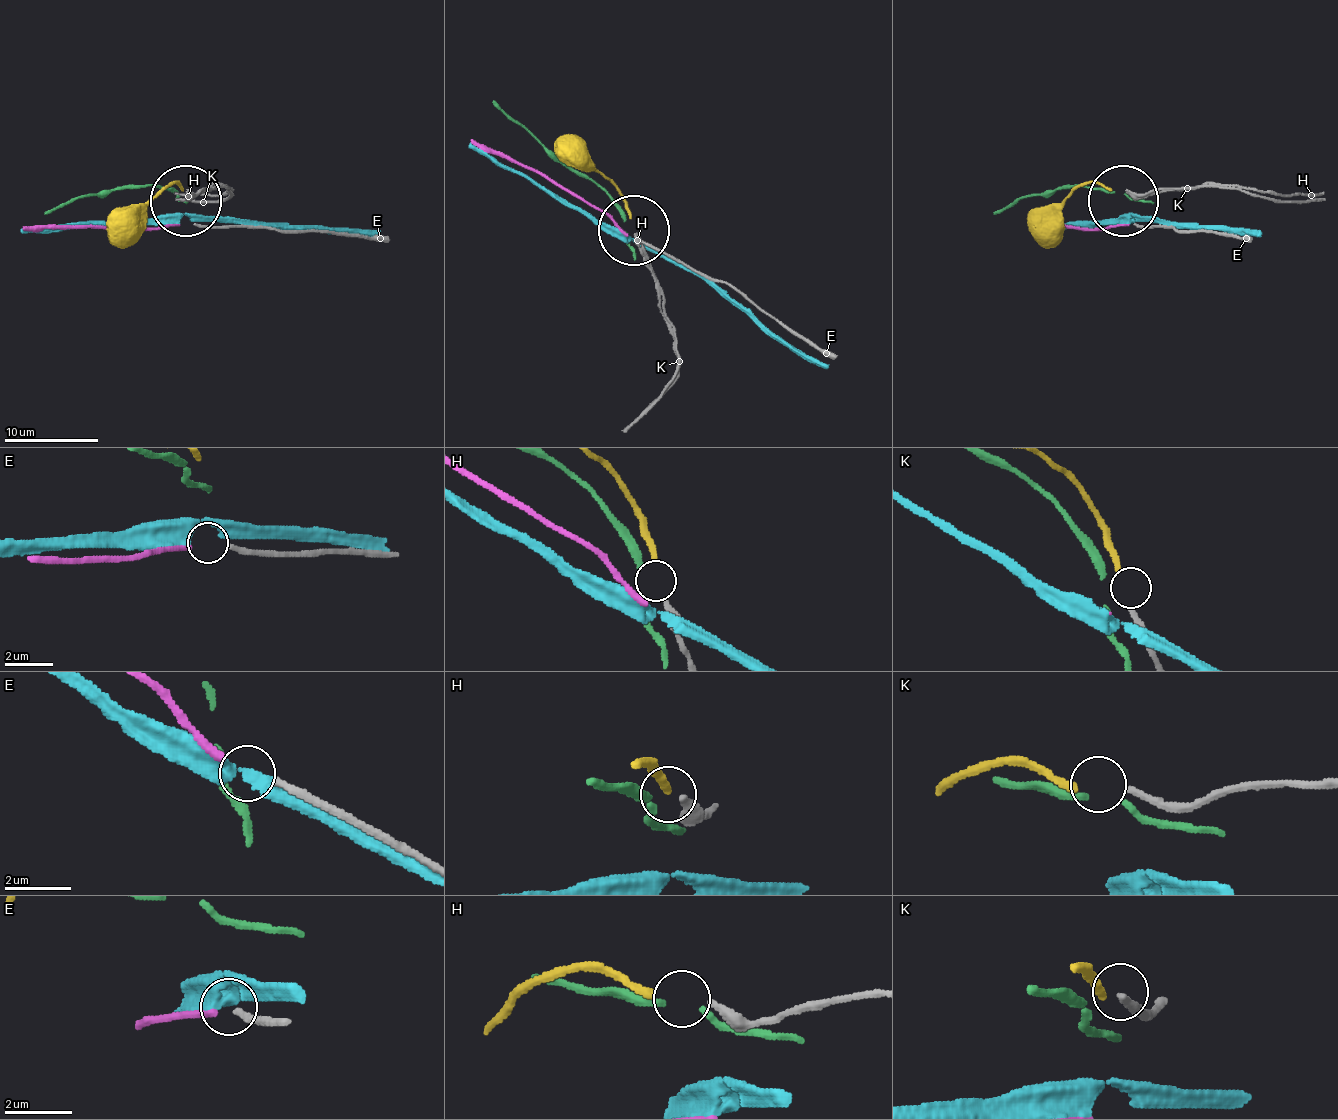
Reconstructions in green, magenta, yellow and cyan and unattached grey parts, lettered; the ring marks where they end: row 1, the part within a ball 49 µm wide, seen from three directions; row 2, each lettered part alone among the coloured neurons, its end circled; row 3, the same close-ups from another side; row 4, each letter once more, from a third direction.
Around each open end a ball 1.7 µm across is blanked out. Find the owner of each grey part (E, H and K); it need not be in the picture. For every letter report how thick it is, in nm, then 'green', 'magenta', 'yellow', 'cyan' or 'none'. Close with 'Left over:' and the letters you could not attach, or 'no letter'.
E: 220 nm | magenta
H: 320 nm | none
K: 220 nm | yellow
Left over: H

